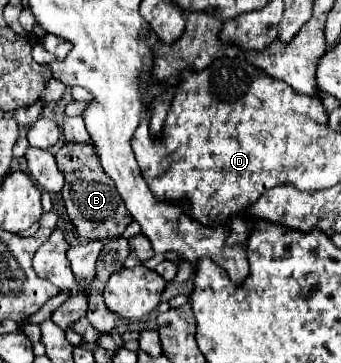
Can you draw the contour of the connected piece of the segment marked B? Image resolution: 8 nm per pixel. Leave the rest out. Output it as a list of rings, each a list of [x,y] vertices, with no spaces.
[[[65,143],[55,153],[55,159],[57,159],[59,169],[65,175],[65,187],[61,191],[61,197],[77,233],[87,241],[119,237],[125,231],[125,227],[133,221],[133,217],[125,209],[125,203],[121,201],[121,195],[117,193],[113,181],[101,169],[99,157],[93,145],[91,143]]]

